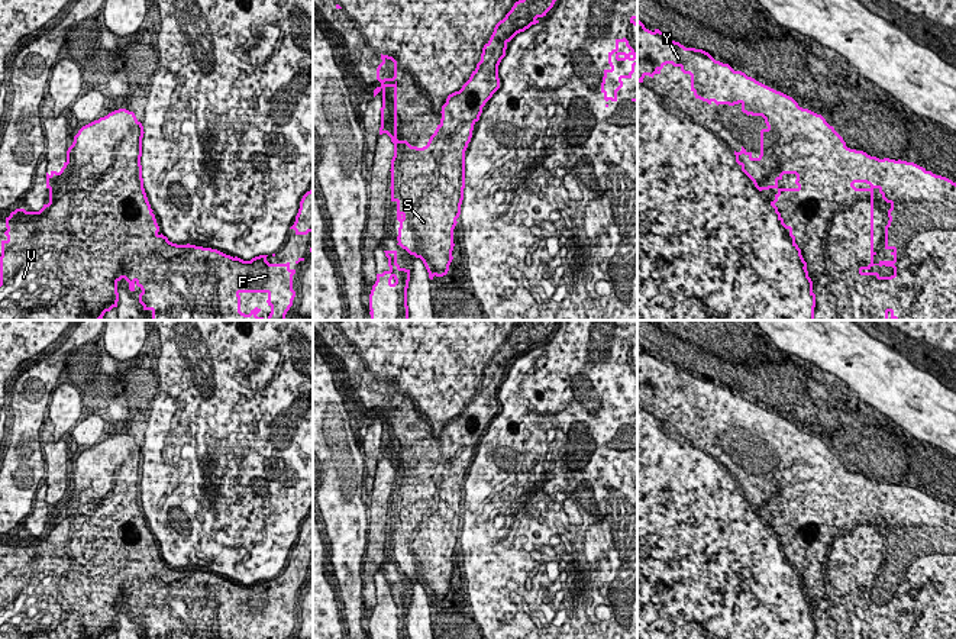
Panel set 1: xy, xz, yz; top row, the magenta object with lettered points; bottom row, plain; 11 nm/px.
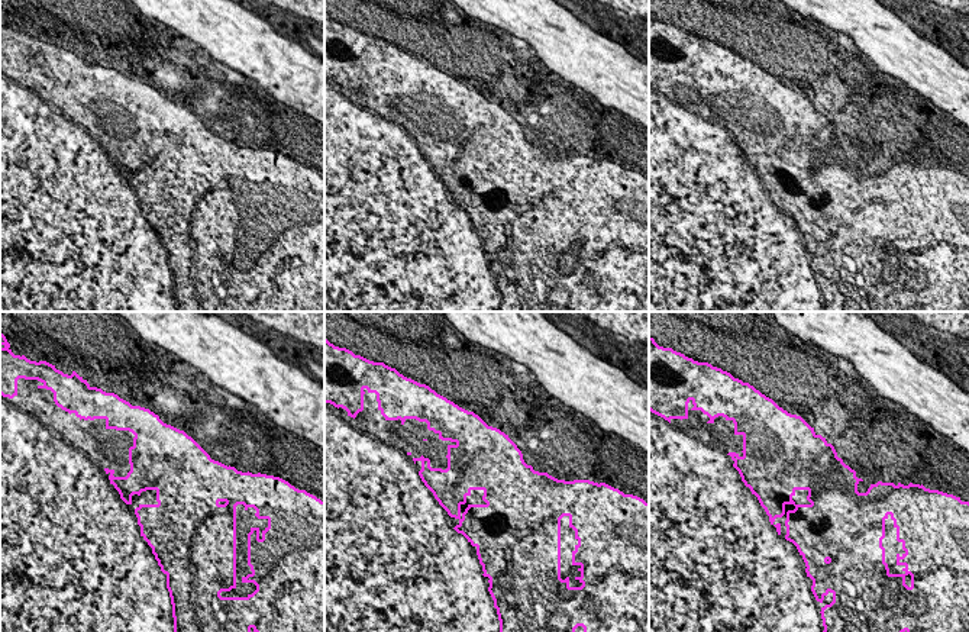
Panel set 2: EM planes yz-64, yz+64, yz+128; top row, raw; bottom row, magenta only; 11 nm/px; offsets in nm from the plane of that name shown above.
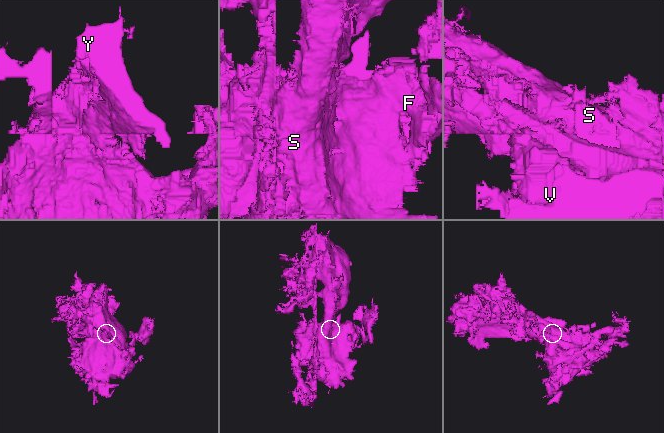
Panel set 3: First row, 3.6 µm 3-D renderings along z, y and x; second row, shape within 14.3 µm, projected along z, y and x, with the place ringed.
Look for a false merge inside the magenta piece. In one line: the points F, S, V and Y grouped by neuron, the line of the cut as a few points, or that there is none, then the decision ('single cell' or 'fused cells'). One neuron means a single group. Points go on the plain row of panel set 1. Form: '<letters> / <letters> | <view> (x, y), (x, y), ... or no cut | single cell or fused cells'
F S V Y | no cut | single cell

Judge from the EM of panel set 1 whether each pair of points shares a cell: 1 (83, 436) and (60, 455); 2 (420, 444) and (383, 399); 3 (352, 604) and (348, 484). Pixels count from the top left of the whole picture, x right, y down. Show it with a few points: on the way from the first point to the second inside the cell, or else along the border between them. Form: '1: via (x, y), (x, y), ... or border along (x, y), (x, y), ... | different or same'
1: border along (71, 429), (71, 435), (77, 442) | different
2: via (413, 429), (413, 416), (397, 400) | same
3: via (345, 574), (345, 515) | same

